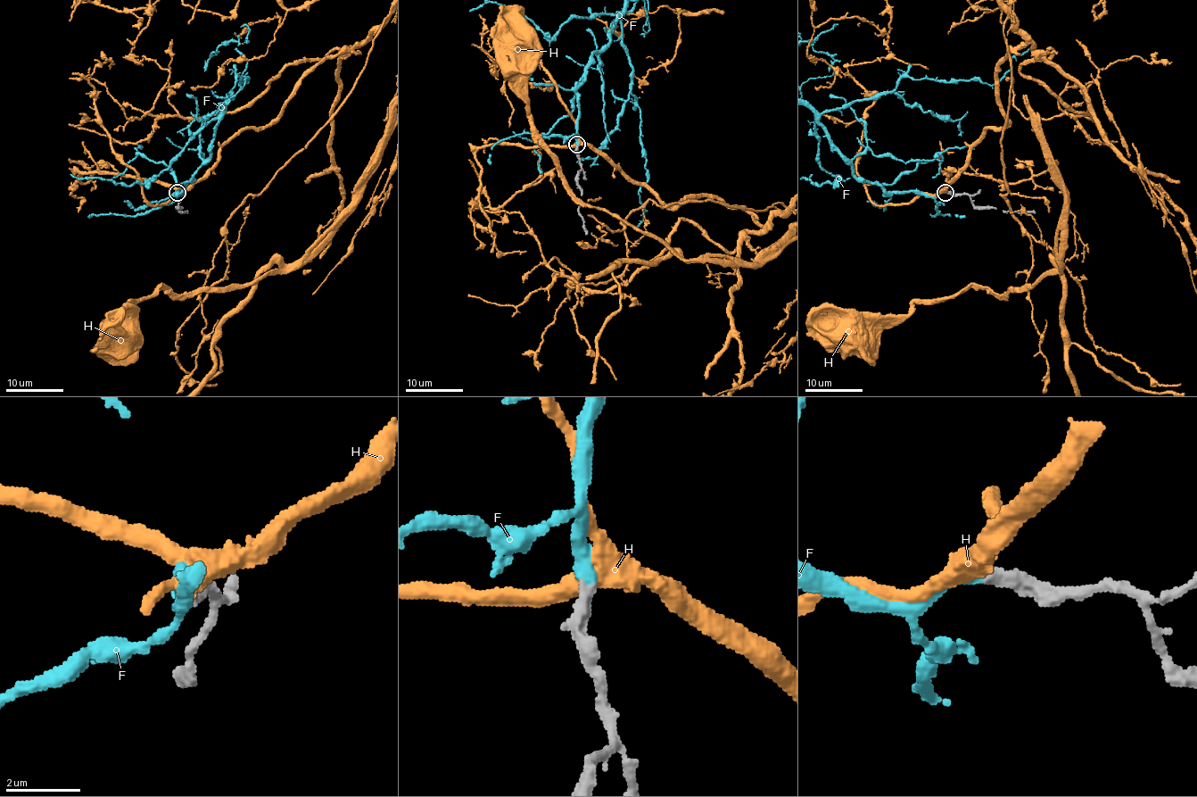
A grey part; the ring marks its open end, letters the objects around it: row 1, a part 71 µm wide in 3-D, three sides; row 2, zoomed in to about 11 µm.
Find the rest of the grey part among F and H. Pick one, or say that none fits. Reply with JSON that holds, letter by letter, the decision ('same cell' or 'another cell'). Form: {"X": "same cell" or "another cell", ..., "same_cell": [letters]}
{"F": "same cell", "H": "another cell", "same_cell": ["F"]}

